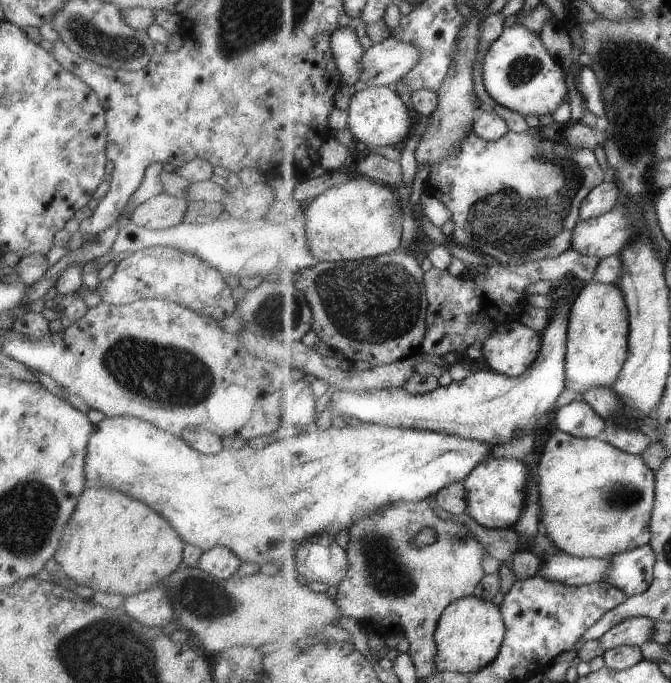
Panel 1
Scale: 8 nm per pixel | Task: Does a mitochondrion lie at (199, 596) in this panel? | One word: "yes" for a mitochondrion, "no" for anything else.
yes

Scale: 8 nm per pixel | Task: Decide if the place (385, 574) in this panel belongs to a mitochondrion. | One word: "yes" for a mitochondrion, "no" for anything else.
yes

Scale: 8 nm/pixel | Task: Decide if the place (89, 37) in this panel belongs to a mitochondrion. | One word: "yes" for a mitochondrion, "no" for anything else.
yes

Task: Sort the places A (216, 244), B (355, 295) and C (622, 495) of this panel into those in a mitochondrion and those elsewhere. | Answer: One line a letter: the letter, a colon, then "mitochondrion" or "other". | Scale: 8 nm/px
A: other
B: mitochondrion
C: mitochondrion

